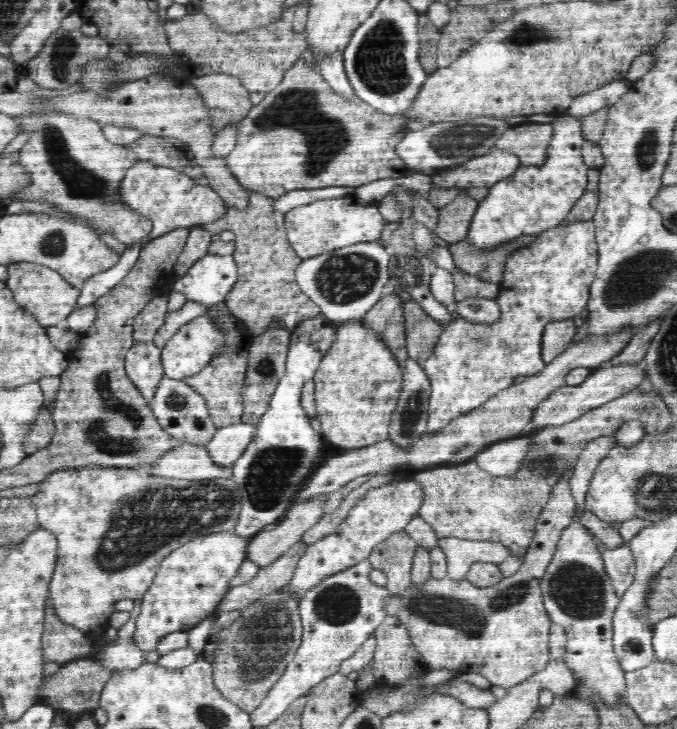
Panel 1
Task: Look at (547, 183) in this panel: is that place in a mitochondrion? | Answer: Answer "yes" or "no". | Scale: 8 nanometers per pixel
yes

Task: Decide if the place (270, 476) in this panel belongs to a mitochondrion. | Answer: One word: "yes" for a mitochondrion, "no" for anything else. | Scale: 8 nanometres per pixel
yes

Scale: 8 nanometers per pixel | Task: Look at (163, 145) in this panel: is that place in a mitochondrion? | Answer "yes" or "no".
no

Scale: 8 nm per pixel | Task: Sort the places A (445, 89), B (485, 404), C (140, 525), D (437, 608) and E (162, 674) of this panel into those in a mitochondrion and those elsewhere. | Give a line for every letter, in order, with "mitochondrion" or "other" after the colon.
A: other
B: other
C: mitochondrion
D: mitochondrion
E: other

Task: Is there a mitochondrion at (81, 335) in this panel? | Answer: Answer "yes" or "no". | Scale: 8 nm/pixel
no

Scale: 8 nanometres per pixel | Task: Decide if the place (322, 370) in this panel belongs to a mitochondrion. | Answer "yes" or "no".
no

